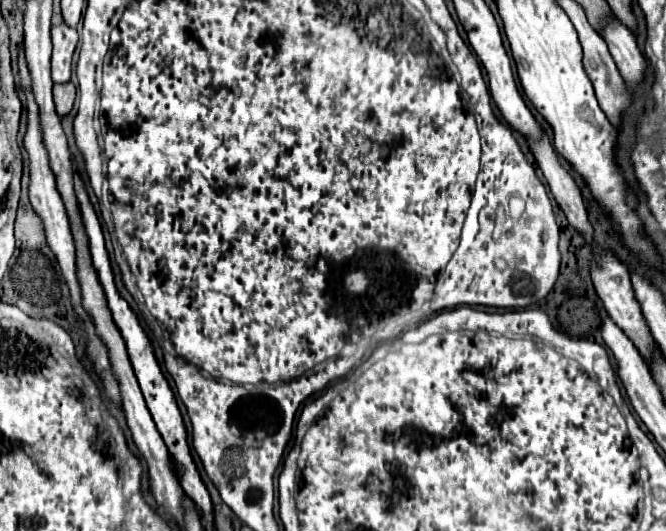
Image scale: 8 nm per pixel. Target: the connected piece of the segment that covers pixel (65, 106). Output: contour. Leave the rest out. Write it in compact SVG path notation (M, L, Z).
M71 82L67 84L55 84L53 86L53 100L57 106L57 114L63 118L71 112L73 102L75 102L75 86Z

